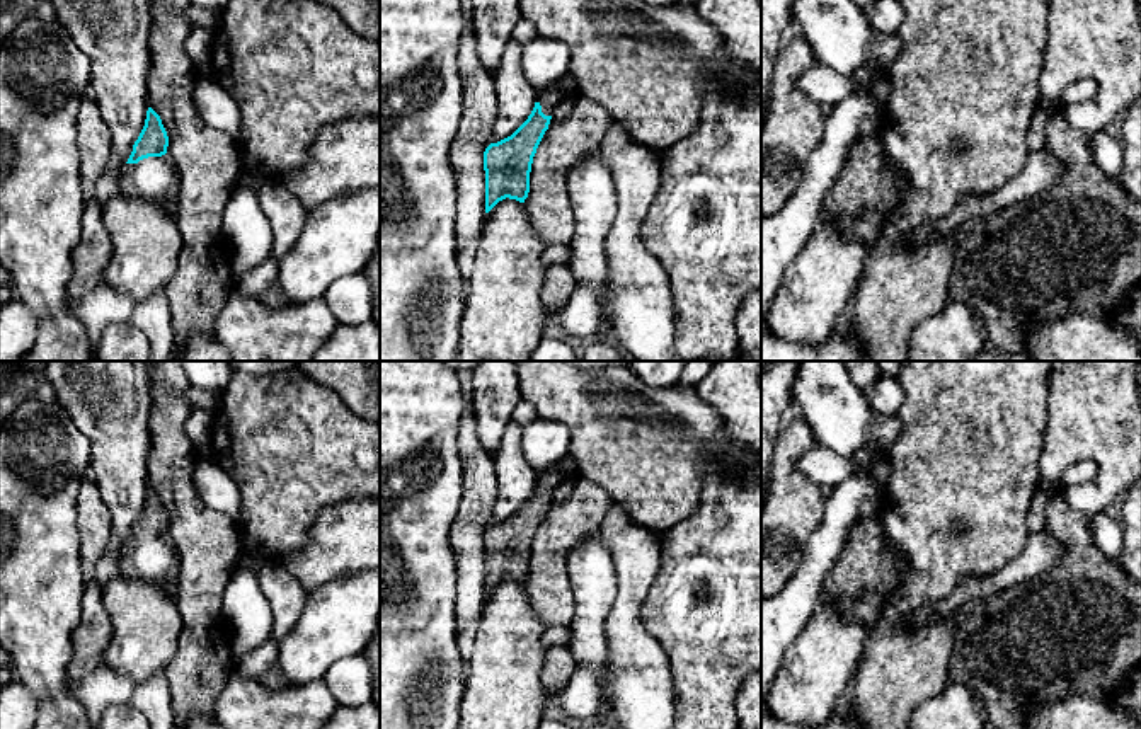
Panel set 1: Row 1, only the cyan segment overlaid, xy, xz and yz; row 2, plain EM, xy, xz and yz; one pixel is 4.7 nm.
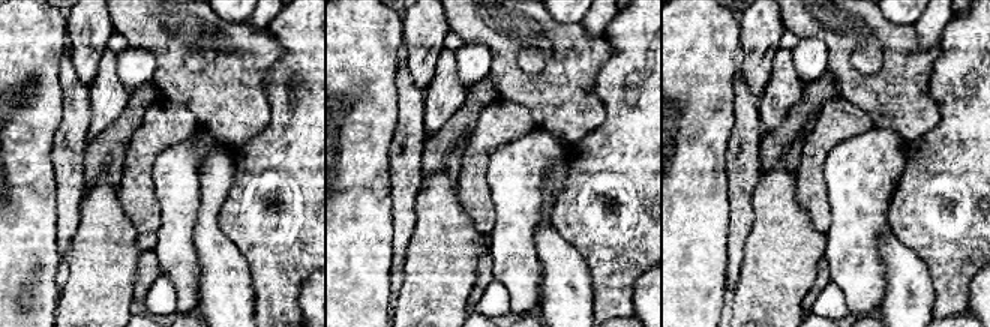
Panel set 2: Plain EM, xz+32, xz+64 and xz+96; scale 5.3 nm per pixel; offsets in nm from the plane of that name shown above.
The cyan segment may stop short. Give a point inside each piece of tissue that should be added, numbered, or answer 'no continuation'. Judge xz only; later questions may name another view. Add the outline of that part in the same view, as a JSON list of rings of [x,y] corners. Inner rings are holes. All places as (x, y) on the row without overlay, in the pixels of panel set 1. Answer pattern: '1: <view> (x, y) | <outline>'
1: xz (549, 481) | [[[562,463],[553,465],[550,470],[540,474],[536,477],[536,484],[542,487],[542,494],[545,497],[552,497],[553,491],[562,484],[565,479]]]

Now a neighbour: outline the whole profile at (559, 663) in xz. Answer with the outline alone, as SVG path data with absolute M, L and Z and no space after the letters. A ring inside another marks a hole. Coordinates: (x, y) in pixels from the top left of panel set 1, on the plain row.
M557 646L547 649L545 664L542 671L542 683L547 698L555 698L562 692L574 669L576 661L567 646Z

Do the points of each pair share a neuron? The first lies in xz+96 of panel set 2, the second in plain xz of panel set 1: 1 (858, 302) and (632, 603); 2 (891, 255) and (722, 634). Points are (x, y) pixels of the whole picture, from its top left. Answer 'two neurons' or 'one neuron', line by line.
1: two neurons
2: two neurons

